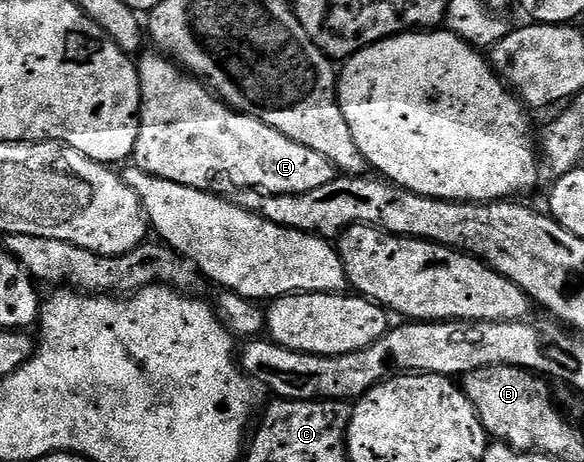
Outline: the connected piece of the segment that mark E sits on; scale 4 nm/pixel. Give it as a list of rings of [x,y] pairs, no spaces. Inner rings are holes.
[[[157,52],[149,53],[143,53],[136,62],[142,97],[142,108],[138,111],[138,135],[132,155],[137,169],[197,190],[209,191],[217,182],[223,182],[234,190],[261,190],[263,194],[312,192],[312,188],[324,188],[324,184],[336,177],[334,165],[324,160],[320,152],[312,152],[312,148],[304,148],[304,144],[288,140],[288,136],[276,132],[276,128],[250,114],[239,114],[169,58]]]

